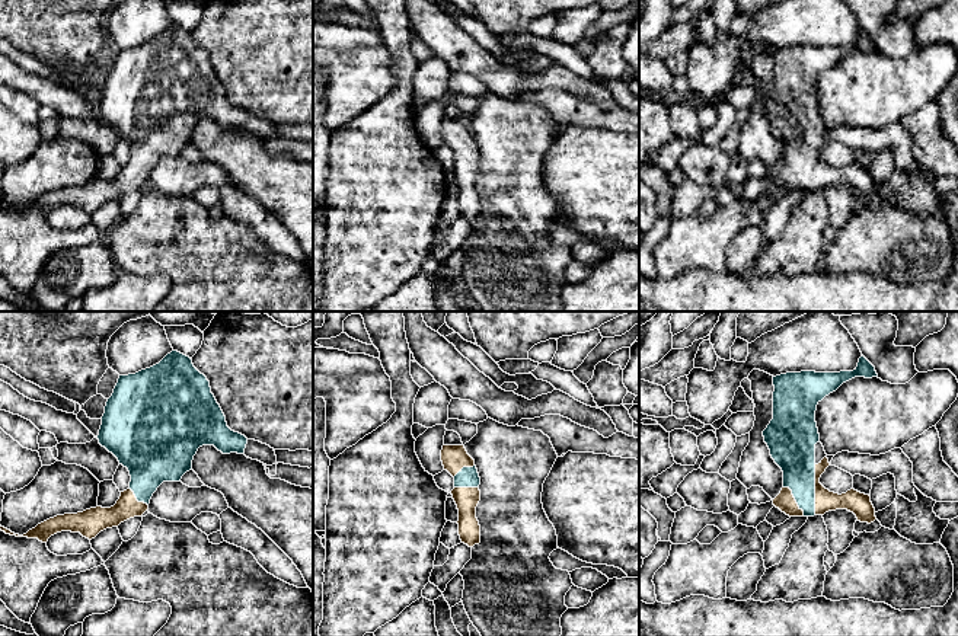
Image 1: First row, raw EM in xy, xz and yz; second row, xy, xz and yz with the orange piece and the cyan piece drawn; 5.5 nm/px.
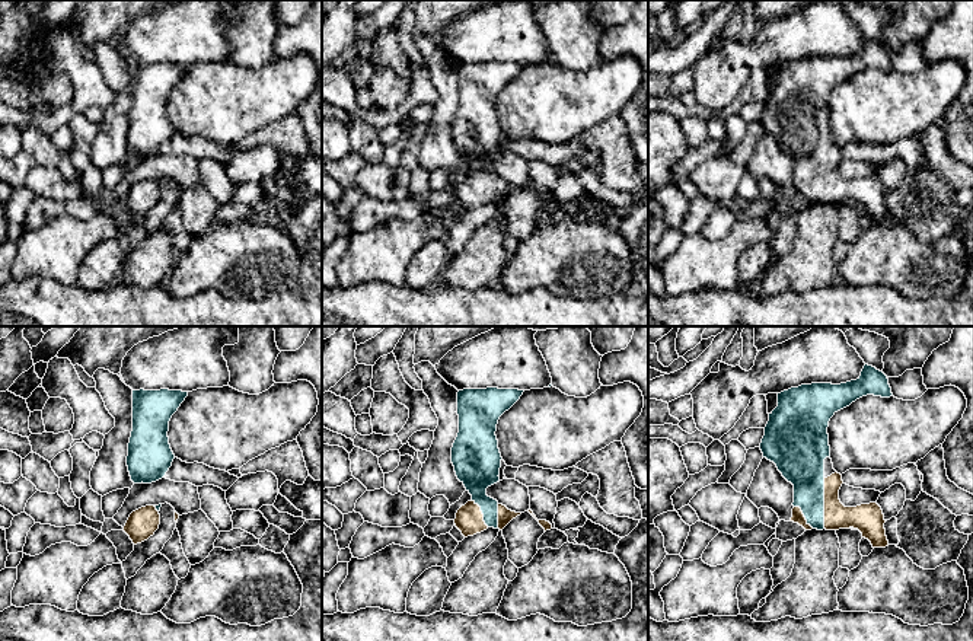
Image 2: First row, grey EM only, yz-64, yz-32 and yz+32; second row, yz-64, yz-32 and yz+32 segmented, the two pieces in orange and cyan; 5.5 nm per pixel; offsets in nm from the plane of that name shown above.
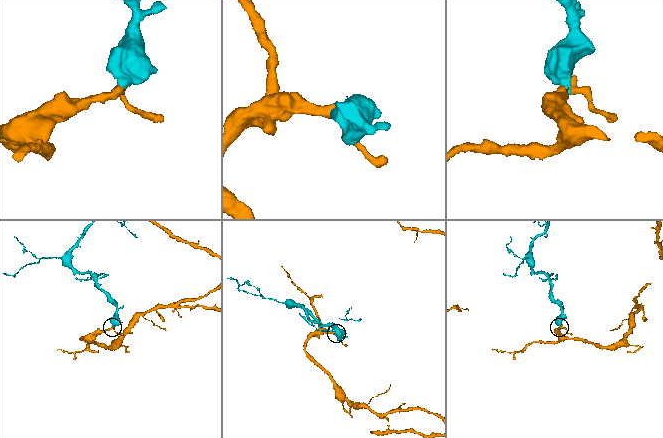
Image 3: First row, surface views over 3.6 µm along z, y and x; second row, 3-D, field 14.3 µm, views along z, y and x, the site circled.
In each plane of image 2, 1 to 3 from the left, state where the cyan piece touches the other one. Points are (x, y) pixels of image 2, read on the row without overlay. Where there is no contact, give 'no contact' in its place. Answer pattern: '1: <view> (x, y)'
1: yz-64 (155, 182)
2: yz-32 (481, 187)
3: yz+32 (825, 177)

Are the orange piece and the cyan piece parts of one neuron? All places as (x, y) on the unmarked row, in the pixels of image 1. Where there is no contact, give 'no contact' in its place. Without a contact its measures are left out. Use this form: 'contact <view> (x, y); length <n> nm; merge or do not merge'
contact yz (816, 163); length 280 nm; merge

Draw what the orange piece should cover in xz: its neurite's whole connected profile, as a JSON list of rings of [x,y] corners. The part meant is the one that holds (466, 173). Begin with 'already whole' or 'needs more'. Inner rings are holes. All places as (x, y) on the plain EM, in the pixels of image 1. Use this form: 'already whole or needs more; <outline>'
needs more; [[[443,119],[441,135],[444,144],[454,151],[451,169],[459,183],[460,214],[473,221],[480,217],[480,199],[476,192],[480,151],[475,134],[467,128],[464,119]]]

